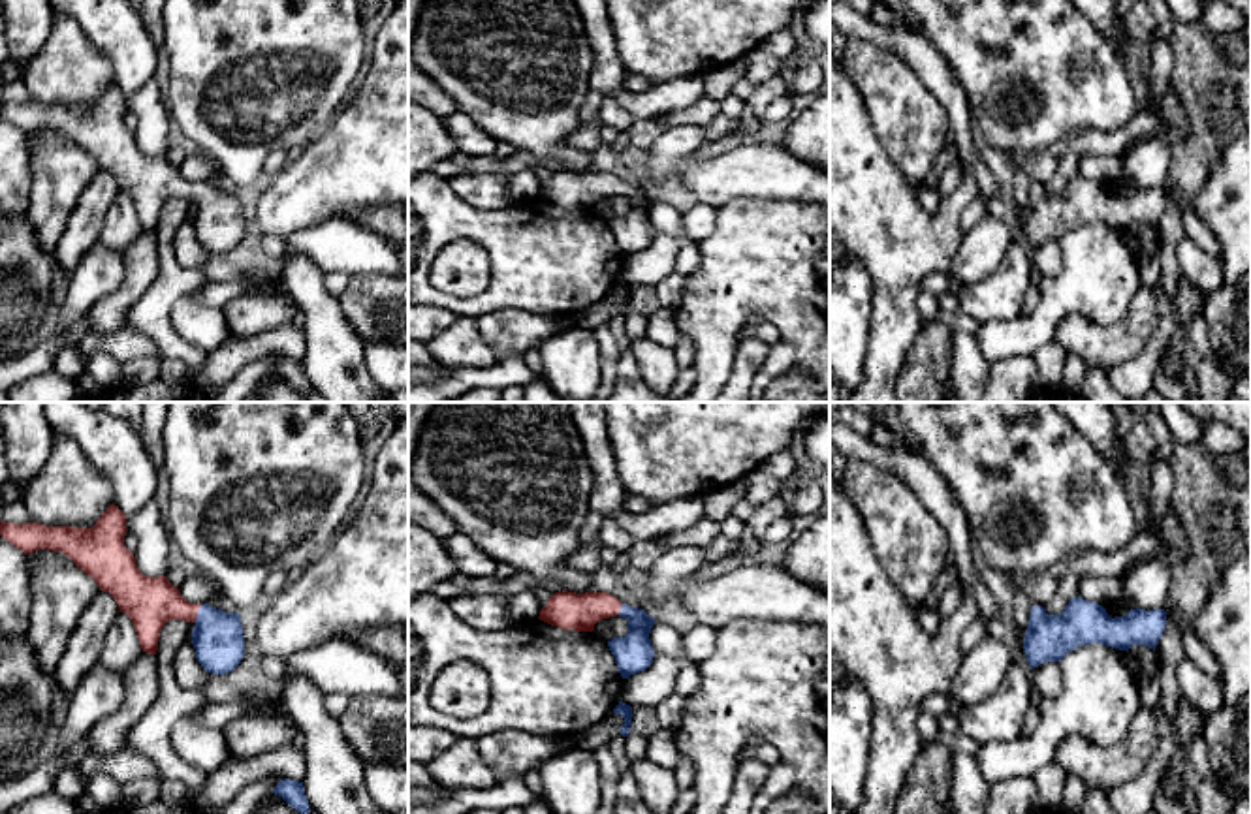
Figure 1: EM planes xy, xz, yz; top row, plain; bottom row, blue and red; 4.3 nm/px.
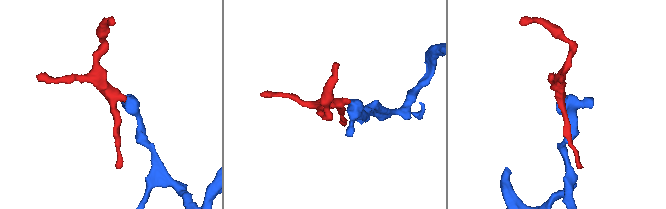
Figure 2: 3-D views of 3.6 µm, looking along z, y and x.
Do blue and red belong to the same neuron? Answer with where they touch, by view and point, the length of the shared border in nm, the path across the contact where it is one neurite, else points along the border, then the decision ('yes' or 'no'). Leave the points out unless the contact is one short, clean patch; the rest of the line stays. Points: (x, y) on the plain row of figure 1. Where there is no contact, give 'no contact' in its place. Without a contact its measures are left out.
xy (198, 192) | 80 nm | across xy (219, 220), (217, 211), (198, 192), (164, 181), (149, 181) | yes

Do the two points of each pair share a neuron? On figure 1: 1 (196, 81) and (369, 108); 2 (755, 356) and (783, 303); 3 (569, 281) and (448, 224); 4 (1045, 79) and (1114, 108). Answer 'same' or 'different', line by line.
1: different
2: different
3: same
4: same

